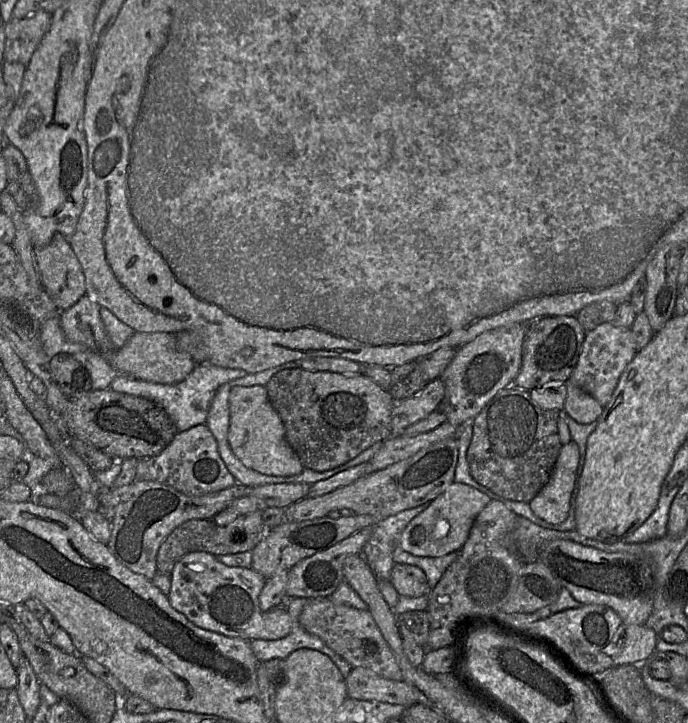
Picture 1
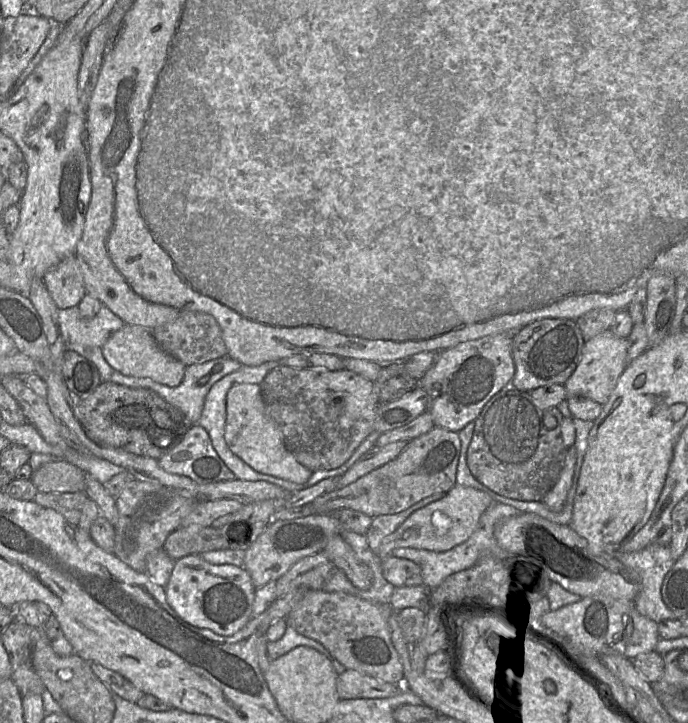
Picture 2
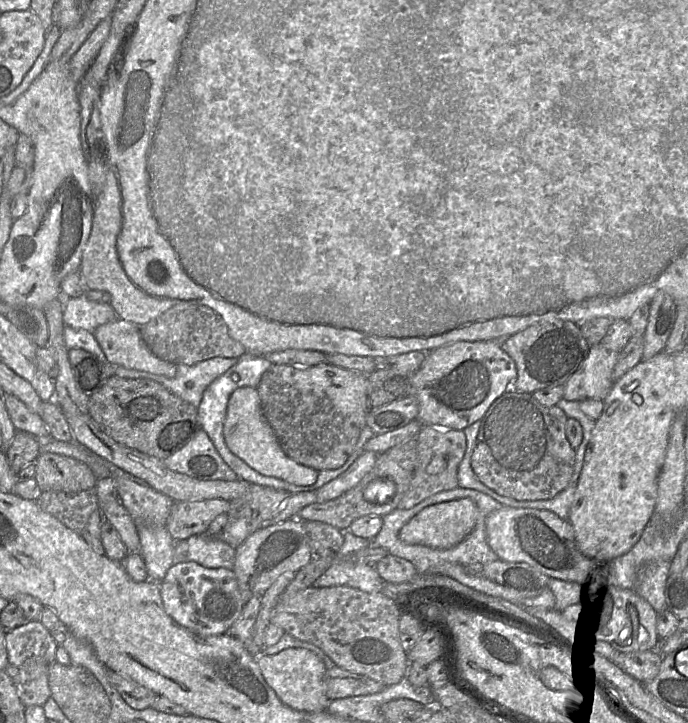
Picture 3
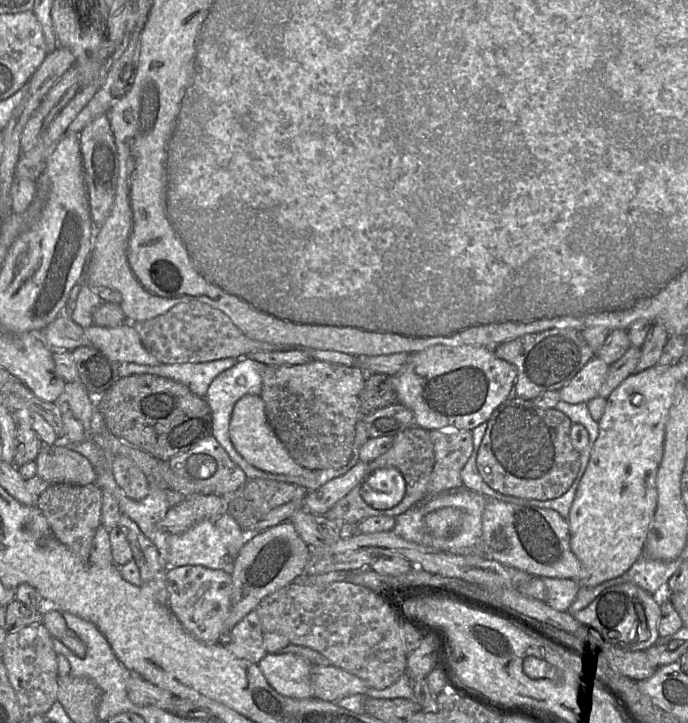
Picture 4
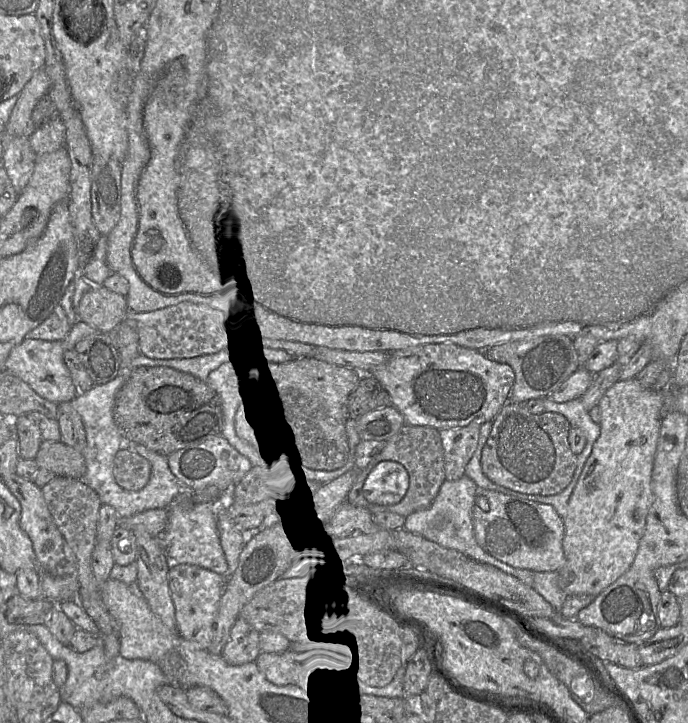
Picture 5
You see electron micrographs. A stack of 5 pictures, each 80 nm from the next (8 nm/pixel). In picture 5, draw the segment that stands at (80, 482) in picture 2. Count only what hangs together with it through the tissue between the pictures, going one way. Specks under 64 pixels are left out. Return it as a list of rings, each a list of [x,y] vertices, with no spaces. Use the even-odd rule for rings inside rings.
[[[43,440],[35,460],[39,468],[51,471],[57,477],[81,479],[86,472],[83,454],[61,441]]]

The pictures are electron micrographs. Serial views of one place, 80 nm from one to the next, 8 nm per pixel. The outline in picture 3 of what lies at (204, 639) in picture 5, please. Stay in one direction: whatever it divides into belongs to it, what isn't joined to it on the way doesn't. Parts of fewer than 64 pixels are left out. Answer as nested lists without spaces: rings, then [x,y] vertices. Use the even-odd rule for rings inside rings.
[[[196,562],[173,564],[159,586],[166,613],[179,625],[203,637],[228,633],[246,604],[235,573],[226,568],[210,569]]]

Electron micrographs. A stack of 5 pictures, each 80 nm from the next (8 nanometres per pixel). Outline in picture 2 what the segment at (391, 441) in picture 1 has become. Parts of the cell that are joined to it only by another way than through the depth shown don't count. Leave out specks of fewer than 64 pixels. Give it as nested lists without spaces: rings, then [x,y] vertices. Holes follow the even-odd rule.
[[[399,441],[385,446],[374,446],[368,450],[347,472],[338,477],[337,489],[348,486],[373,470],[396,459],[408,442]]]

